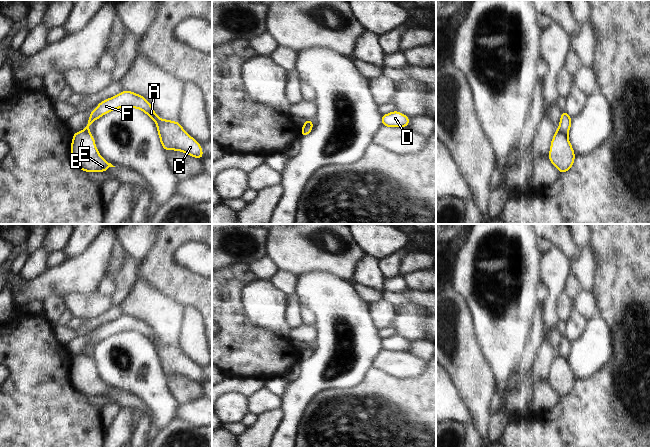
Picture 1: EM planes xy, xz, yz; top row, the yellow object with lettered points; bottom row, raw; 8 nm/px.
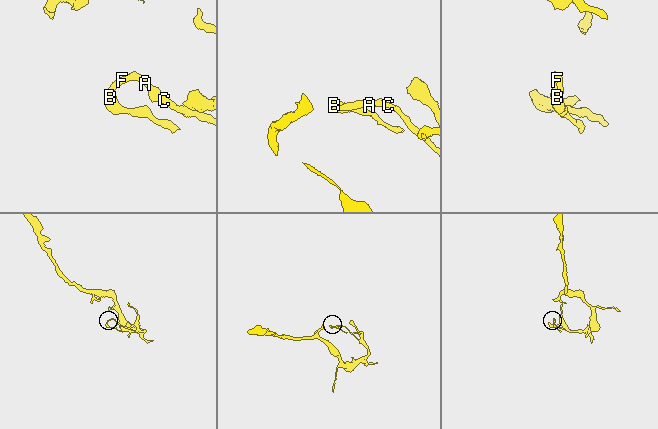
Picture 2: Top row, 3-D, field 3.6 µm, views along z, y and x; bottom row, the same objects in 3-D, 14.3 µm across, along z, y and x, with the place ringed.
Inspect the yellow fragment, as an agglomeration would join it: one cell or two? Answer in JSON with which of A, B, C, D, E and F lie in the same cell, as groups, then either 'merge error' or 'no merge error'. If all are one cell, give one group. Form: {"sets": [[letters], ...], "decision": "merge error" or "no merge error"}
{"sets": [["A", "C", "D", "F"], ["B", "E"]], "decision": "merge error"}

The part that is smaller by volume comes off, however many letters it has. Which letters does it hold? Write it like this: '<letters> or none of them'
B, E

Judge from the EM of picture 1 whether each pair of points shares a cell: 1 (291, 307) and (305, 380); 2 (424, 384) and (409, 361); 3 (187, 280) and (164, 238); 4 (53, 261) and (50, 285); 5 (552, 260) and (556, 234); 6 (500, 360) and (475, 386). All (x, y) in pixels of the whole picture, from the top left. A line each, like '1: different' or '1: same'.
1: different
2: different
3: same
4: different
5: different
6: different

